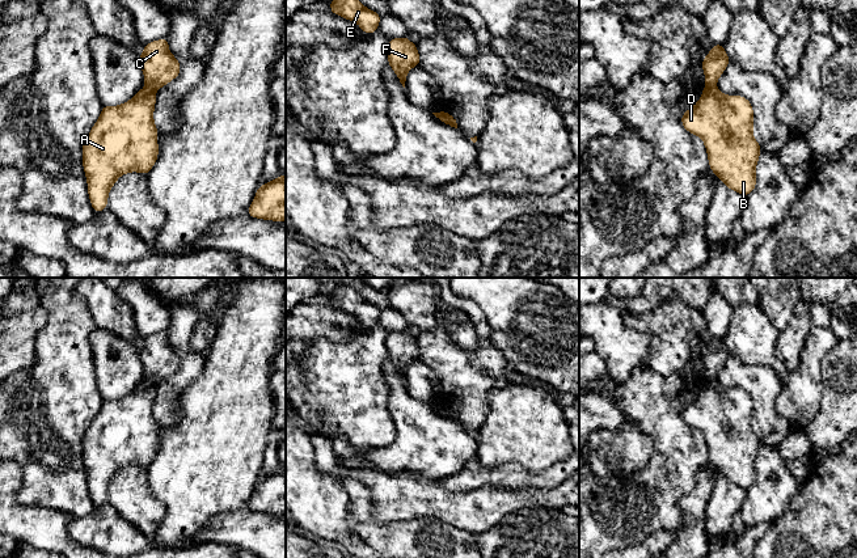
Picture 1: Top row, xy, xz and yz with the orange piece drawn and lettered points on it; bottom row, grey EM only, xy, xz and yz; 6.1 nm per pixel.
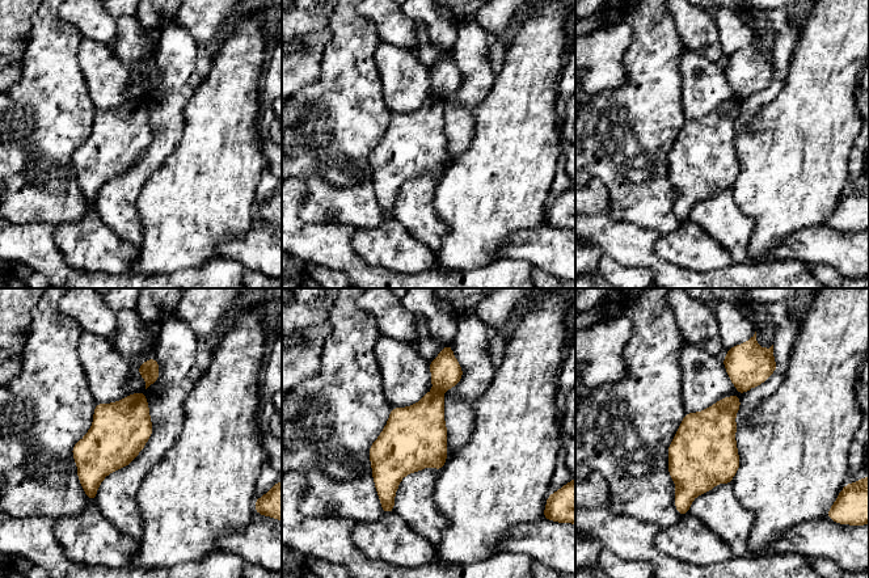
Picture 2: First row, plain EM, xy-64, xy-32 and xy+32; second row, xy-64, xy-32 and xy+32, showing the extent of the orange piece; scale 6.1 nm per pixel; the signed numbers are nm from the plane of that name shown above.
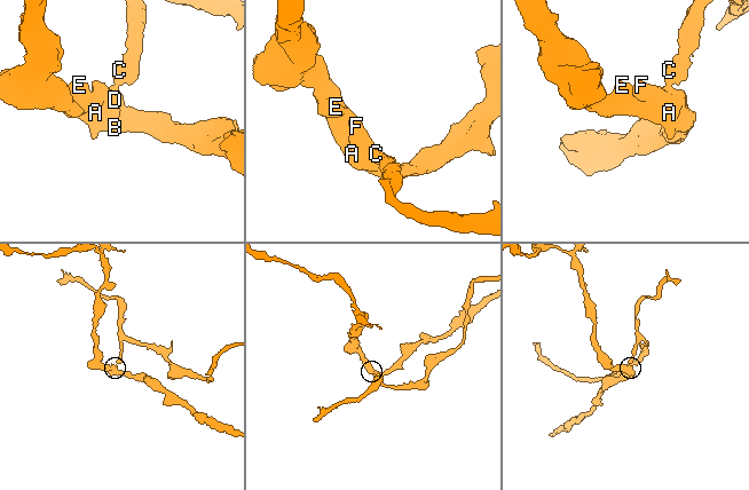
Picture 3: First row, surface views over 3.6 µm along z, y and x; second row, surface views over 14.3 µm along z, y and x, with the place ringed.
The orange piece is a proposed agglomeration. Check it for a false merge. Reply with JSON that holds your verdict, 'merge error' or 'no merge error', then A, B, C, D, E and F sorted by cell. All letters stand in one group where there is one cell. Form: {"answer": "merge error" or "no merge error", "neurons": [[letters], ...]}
{"answer": "merge error", "neurons": [["A", "B", "D", "E", "F"], ["C"]]}

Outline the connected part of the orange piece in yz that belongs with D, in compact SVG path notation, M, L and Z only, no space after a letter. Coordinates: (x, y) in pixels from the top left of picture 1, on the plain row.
M705 380L701 392L681 409L683 420L704 434L710 464L730 482L744 490L756 481L755 461L761 441L753 431L753 403L742 389L726 389L717 381Z

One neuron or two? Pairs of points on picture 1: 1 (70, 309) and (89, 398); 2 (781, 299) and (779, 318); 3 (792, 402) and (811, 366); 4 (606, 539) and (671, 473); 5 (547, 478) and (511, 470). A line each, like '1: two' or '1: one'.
1: one
2: one
3: one
4: one
5: one

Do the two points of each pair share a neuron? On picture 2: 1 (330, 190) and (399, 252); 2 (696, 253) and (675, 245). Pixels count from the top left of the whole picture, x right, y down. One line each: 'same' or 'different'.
1: different
2: same

